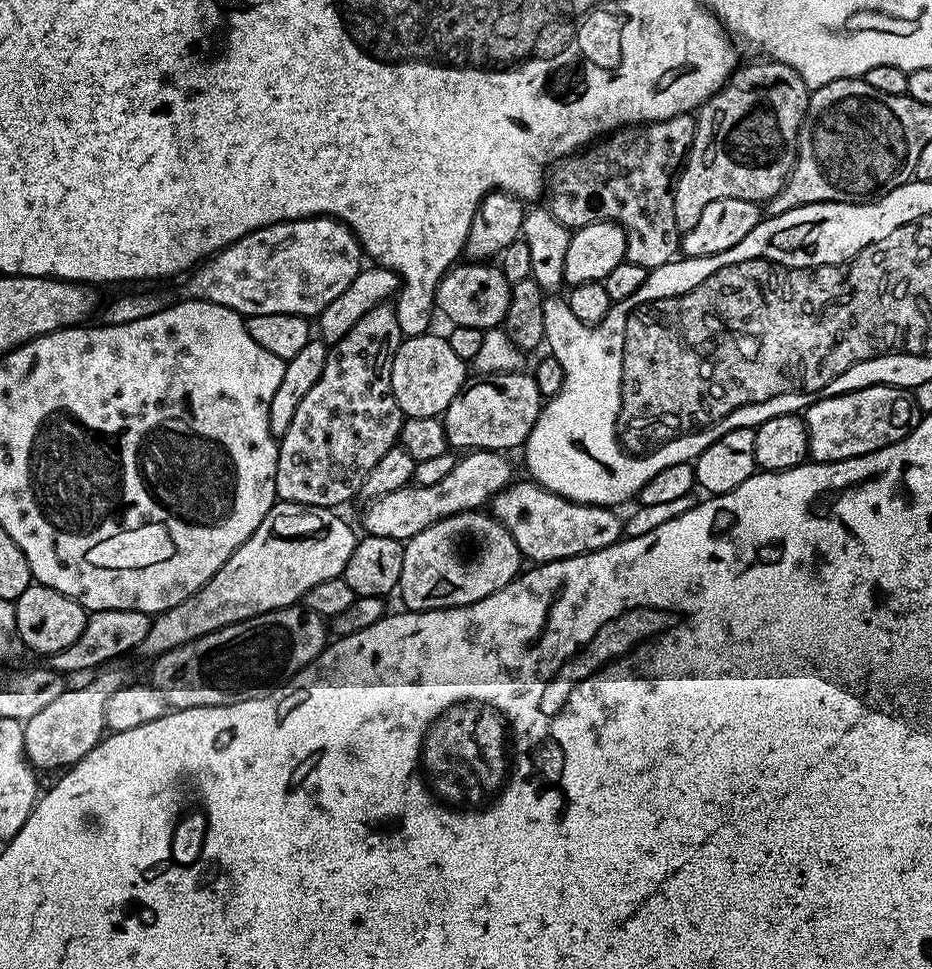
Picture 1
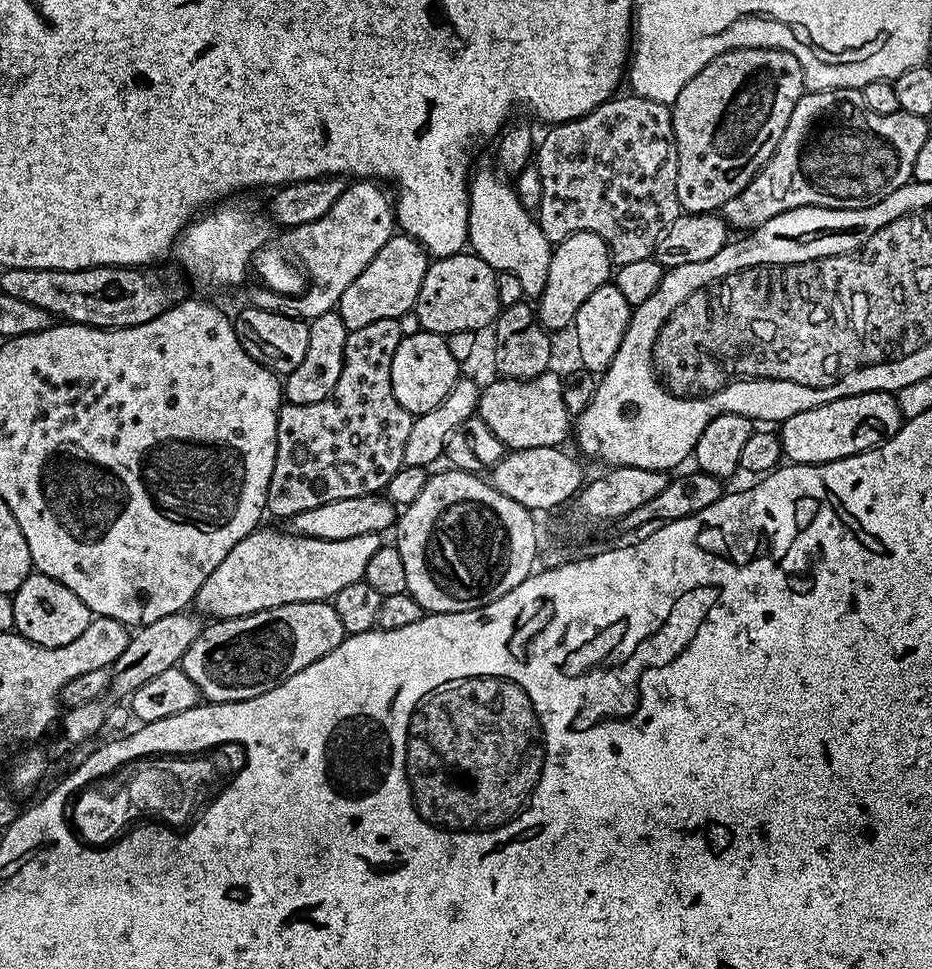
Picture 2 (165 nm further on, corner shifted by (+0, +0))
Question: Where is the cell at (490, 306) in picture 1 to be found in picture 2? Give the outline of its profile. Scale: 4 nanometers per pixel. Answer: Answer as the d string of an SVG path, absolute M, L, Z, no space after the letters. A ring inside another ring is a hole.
M468 250L433 259L426 270L426 278L422 278L422 290L418 290L414 309L414 317L420 323L417 325L423 331L437 332L445 338L459 332L479 333L480 328L487 324L489 327L501 310L496 273L496 269Z

